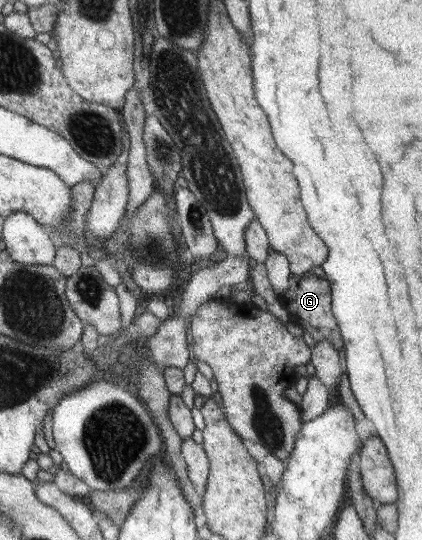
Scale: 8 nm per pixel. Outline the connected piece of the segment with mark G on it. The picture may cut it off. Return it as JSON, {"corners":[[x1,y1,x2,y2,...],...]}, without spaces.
{"corners":[[309,272,301,278,290,276,288,282,288,292,276,295,288,316,294,316,301,330,308,332,315,343,318,340,328,340,334,350,342,350,343,342,335,318,331,313,330,286,325,277,317,277,312,272]]}

